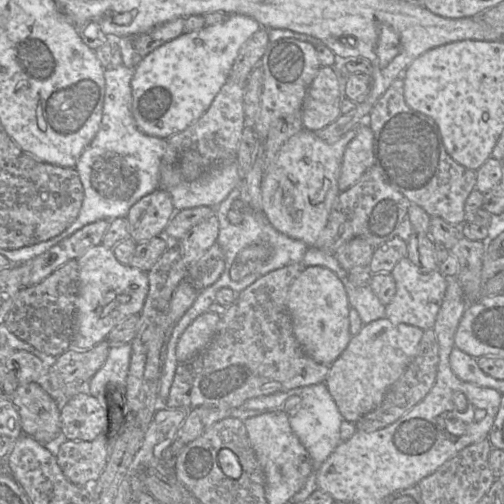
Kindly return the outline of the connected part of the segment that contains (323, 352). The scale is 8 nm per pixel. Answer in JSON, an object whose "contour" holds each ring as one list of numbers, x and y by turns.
{"contour":[[308,266,292,282,287,306,291,314,293,333,305,354,315,362,330,366,351,340,350,304,344,284,331,270]]}

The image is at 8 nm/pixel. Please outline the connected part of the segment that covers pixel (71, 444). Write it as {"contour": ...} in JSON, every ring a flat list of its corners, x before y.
{"contour":[[106,421,106,428,94,440,86,441,64,441,55,456,58,466,64,476,73,484,78,486,90,486,100,477,105,469,109,455,109,432,111,423]]}

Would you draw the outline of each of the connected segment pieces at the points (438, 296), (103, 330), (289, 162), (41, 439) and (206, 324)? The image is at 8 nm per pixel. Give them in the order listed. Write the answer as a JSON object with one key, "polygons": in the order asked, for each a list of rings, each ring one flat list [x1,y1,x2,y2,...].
{"polygons":[[[407,257,402,258,395,265,391,275,396,282,396,294,386,305,385,318,395,323,416,326,422,330,433,329,447,288,446,277,437,270,422,273]],[[103,245,90,248,77,259,79,267,78,290,76,299,75,333,69,350,86,351,106,340,111,330,128,317,140,314,148,294,149,283,146,273,124,266,117,261,112,249]],[[357,127,330,144,315,132,303,128,282,146,275,162,265,171,261,183,262,212,277,231,301,240,308,247,316,247,316,241,338,201,338,179,344,152,356,133]],[[39,383,19,384,9,399,20,416,22,434,42,445,61,434,59,405]],[[208,311,198,316,187,327,176,347,176,358,180,364,192,360,209,345,219,321,220,317,217,314]]]}

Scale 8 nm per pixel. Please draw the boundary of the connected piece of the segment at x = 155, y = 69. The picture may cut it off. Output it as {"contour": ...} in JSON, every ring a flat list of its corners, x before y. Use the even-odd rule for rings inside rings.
{"contour":[[230,14,223,23,183,33,149,53,135,68,131,81,131,111,139,130,150,136,168,139,197,121,207,111,215,96,229,79,241,46,261,27,252,17]]}

